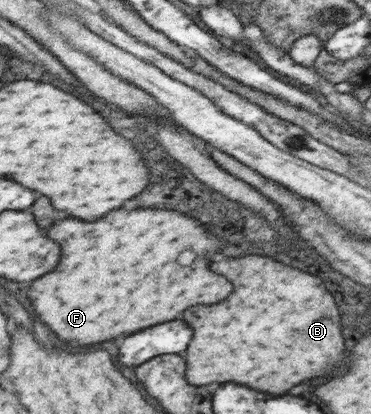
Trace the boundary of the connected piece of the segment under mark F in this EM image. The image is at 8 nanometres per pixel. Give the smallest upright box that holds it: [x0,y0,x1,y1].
[27,211,231,347]

